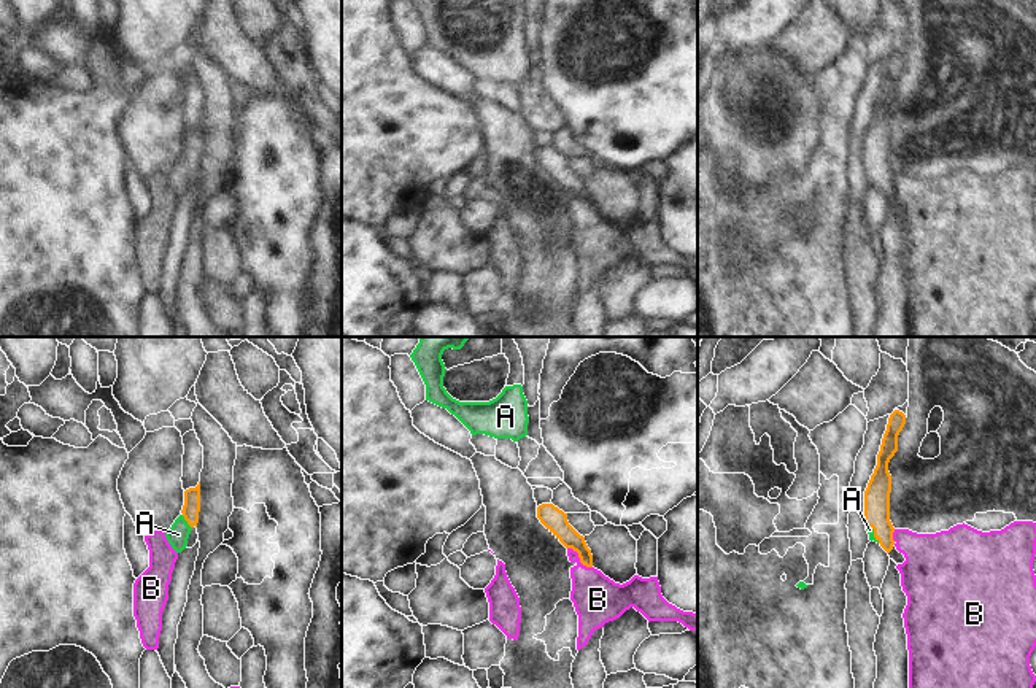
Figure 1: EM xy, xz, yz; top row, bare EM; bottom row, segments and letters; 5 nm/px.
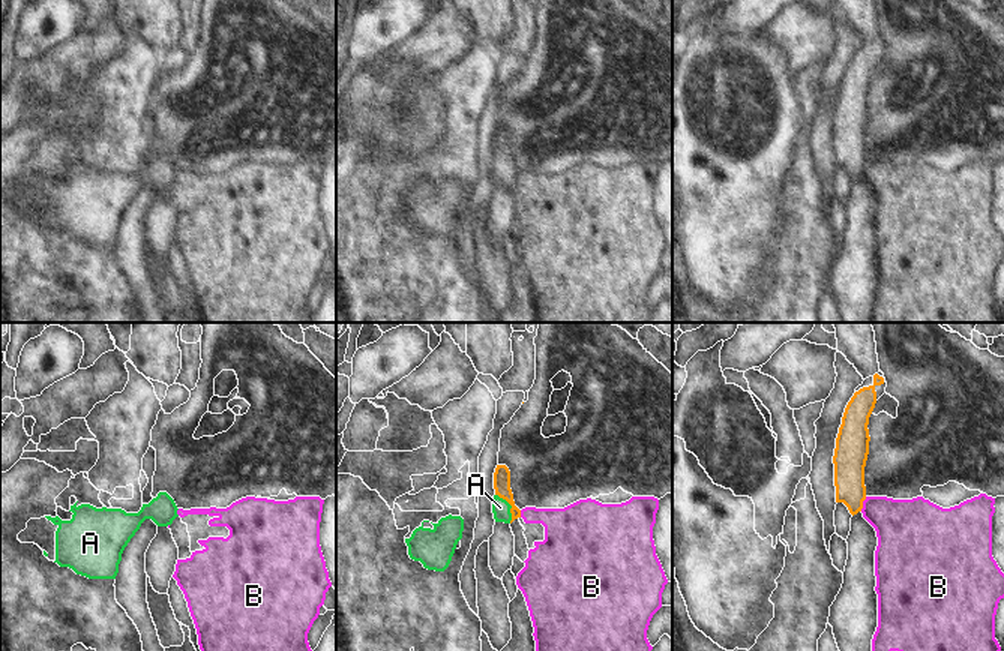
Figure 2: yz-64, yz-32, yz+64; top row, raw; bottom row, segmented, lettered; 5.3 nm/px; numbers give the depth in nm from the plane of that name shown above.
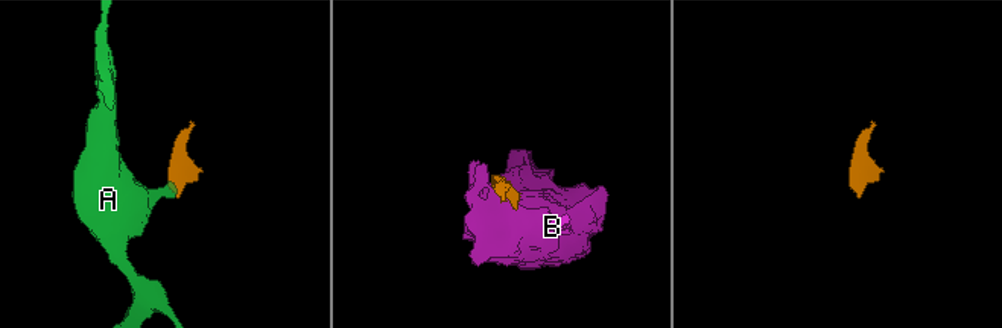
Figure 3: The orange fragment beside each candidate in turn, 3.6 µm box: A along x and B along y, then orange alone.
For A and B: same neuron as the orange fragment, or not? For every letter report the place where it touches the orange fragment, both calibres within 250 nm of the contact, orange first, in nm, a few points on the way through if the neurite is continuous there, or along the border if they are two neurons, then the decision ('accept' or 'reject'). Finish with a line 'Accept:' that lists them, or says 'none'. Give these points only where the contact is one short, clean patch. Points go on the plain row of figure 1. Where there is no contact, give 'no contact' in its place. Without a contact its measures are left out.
A: xy (186, 164) | 90/110 nm | across xy (191, 151), (186, 164), (178, 178) | accept
B: xz (579, 200) | 120/240 nm | along xz (568, 191), (577, 197), (583, 208), (591, 212) | reject
Accept: A

